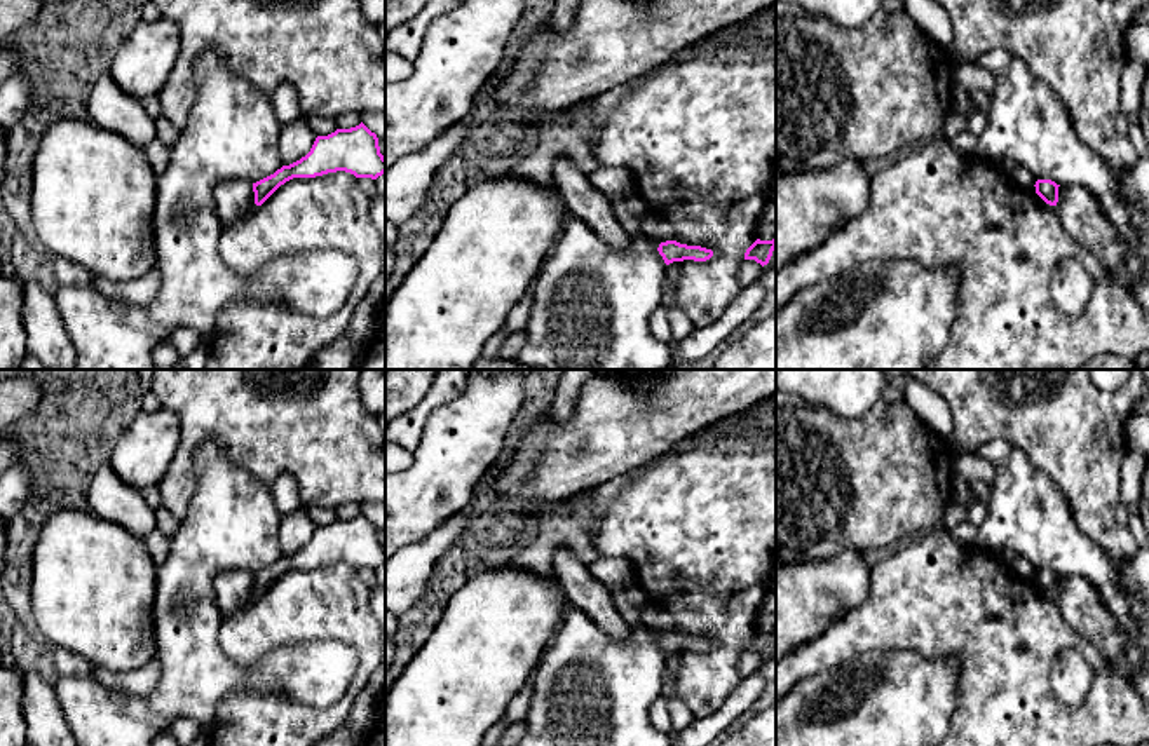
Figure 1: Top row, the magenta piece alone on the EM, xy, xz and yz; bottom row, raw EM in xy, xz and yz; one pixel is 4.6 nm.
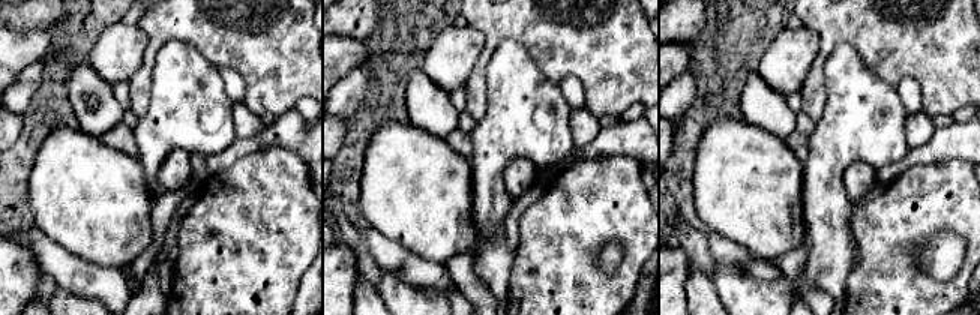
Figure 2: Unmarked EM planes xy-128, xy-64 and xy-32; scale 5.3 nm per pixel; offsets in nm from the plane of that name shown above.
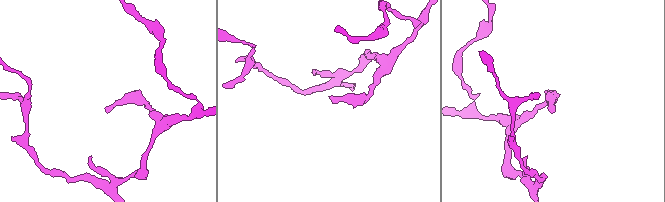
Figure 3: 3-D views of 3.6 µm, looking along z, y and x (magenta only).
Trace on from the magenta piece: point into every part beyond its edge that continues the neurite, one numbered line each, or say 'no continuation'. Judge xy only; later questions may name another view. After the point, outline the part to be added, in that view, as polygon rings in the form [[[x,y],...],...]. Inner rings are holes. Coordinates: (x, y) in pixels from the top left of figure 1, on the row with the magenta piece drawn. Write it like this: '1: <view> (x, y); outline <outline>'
no continuation

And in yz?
no continuation

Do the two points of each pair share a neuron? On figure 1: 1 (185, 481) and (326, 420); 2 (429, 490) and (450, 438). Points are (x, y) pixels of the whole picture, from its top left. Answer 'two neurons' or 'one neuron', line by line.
1: one neuron
2: one neuron

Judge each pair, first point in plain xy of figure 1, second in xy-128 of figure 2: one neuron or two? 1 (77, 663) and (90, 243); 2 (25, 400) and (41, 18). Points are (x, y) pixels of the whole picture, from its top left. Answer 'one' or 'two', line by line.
1: two
2: one

